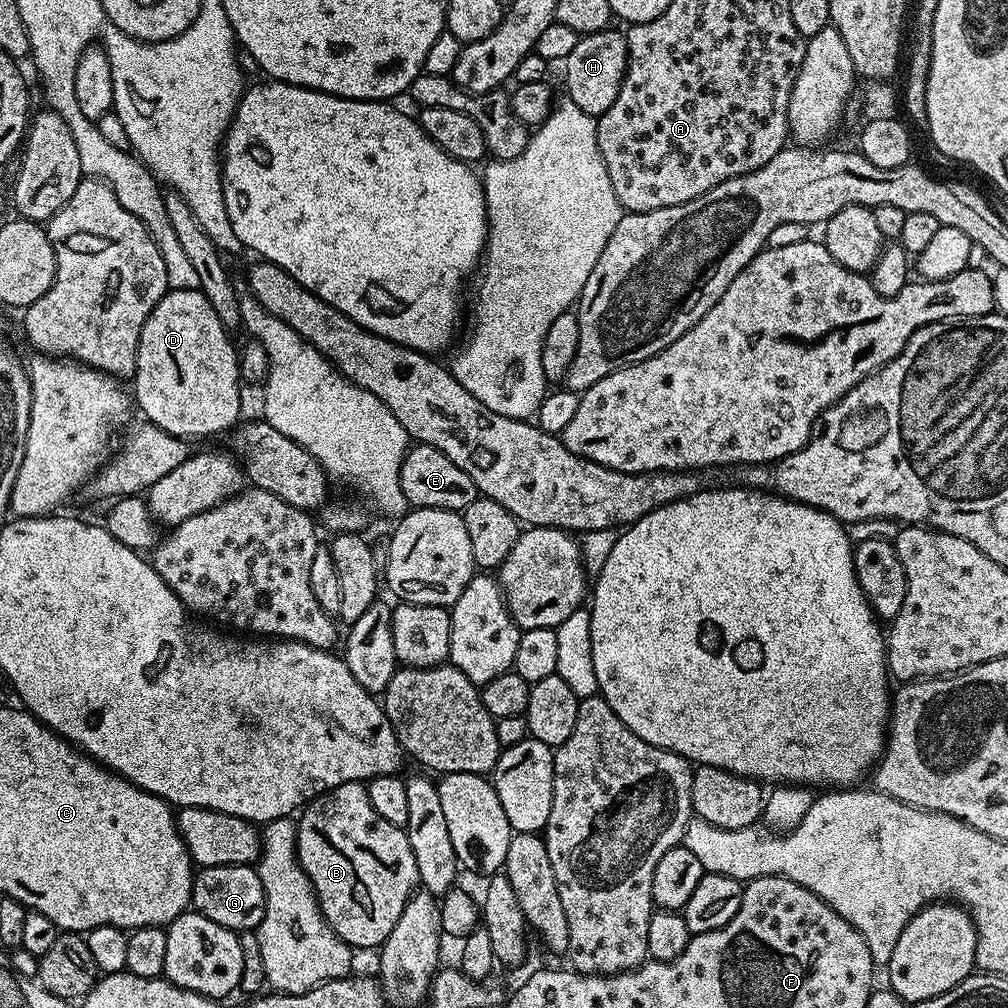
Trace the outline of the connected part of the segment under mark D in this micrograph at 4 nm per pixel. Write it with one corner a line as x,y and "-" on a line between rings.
194,289
165,292
142,326
136,351
134,404
139,411
140,408
144,411
143,419
147,423
156,424
171,436
193,438
227,433
241,419
240,364
236,361
236,348
228,332
203,292

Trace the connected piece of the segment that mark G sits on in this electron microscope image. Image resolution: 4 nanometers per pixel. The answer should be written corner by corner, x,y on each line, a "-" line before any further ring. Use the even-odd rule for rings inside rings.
251,864
200,868
192,881
191,907
210,918
210,922
218,922
218,926
228,928
231,932
251,932
259,928
266,914
266,894
262,890
262,878

